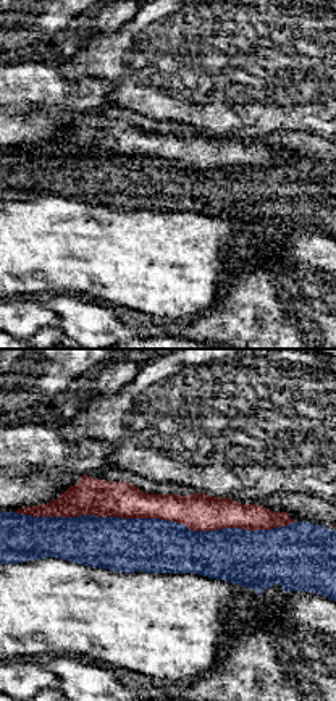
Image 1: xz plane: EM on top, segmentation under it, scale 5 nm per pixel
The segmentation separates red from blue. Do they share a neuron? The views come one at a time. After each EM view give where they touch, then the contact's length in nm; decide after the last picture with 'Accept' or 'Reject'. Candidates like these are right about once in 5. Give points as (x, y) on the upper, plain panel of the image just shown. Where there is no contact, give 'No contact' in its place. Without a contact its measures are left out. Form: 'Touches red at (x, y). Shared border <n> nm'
Touches red at (155, 155). Shared border 1400 nm

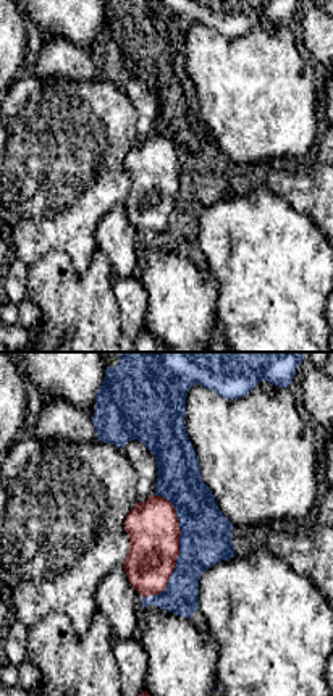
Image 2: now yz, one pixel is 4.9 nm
Touches red at (178, 188). Shared border 550 nm

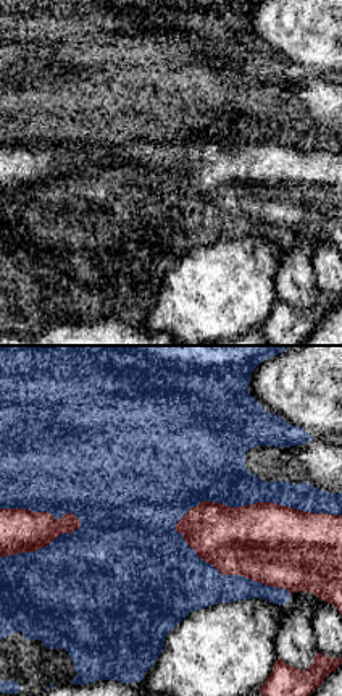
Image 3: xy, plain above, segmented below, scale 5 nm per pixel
Touches red at (255, 141). Shared border 850 nm

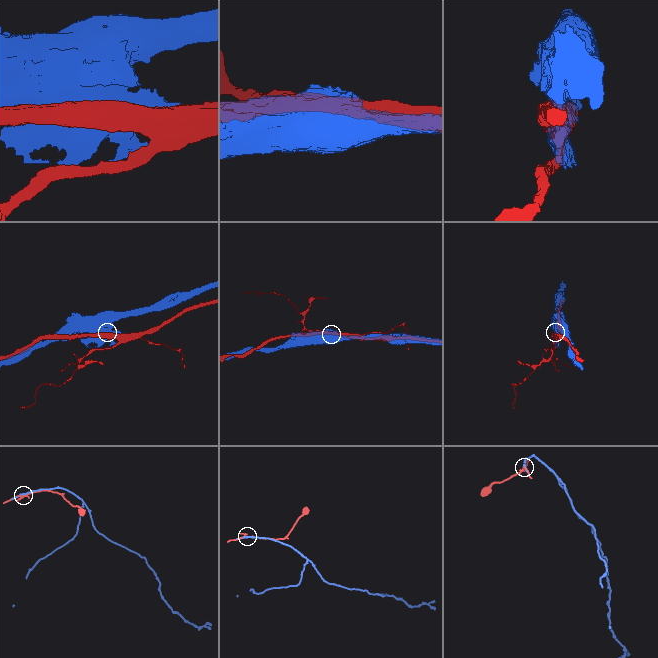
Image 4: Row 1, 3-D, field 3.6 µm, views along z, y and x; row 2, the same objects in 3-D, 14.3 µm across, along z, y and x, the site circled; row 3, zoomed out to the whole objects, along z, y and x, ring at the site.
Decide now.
Accept

